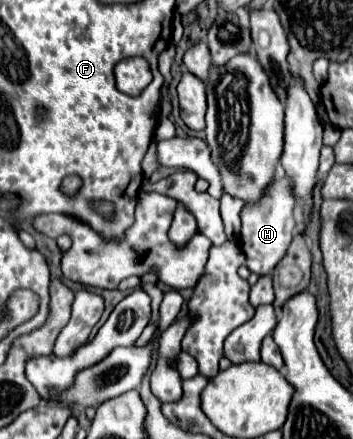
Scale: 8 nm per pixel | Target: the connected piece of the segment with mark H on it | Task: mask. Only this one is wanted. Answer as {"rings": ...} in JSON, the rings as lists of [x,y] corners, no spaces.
{"rings":[[[279,176],[279,180],[275,180],[269,186],[269,192],[265,196],[265,200],[261,200],[261,204],[255,204],[253,208],[243,208],[241,212],[241,240],[237,244],[241,244],[241,250],[247,258],[245,266],[257,274],[257,276],[267,276],[273,272],[273,268],[279,264],[279,260],[285,256],[291,240],[293,240],[293,230],[295,230],[295,200],[293,200],[293,192],[291,186],[285,178]]]}

